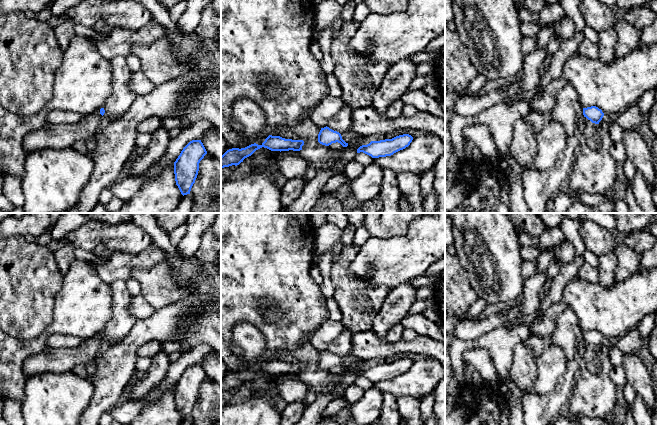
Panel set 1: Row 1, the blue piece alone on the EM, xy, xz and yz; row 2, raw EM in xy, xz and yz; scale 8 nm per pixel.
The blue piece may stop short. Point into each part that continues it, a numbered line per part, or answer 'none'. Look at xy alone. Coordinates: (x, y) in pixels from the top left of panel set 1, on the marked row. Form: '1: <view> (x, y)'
none

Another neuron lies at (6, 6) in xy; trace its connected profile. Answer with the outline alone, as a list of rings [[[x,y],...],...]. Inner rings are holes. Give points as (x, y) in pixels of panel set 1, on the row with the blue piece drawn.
[[[0,0],[0,16],[12,12],[42,12],[51,9],[51,0]]]

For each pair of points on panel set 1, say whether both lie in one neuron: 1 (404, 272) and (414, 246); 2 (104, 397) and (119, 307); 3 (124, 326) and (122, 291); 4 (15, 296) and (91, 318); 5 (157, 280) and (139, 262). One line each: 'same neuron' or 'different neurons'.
1: same neuron
2: different neurons
3: same neuron
4: different neurons
5: different neurons

